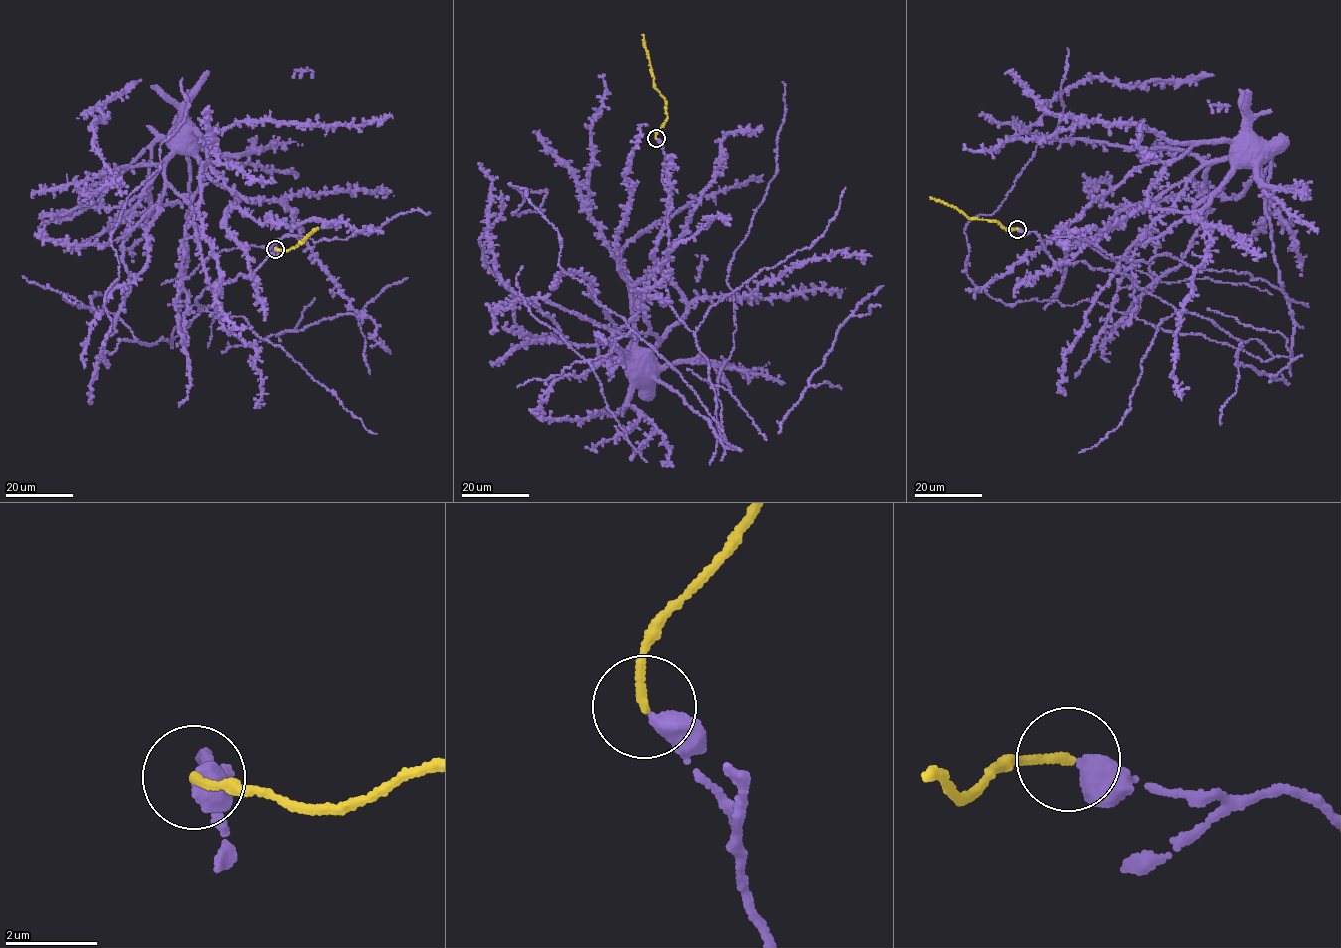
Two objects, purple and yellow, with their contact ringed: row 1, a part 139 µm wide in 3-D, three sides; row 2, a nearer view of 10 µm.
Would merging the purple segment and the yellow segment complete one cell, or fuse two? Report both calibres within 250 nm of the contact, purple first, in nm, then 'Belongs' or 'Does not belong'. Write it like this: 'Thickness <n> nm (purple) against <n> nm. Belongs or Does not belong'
Thickness 500 nm (purple) against 170 nm. Belongs

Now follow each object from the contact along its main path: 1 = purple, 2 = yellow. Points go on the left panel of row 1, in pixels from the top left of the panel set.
1: (275, 249), (253, 278), (224, 221), (239, 197), (211, 177), (197, 141), (184, 135), (189, 140)
2: (275, 249), (294, 248), (317, 228)

